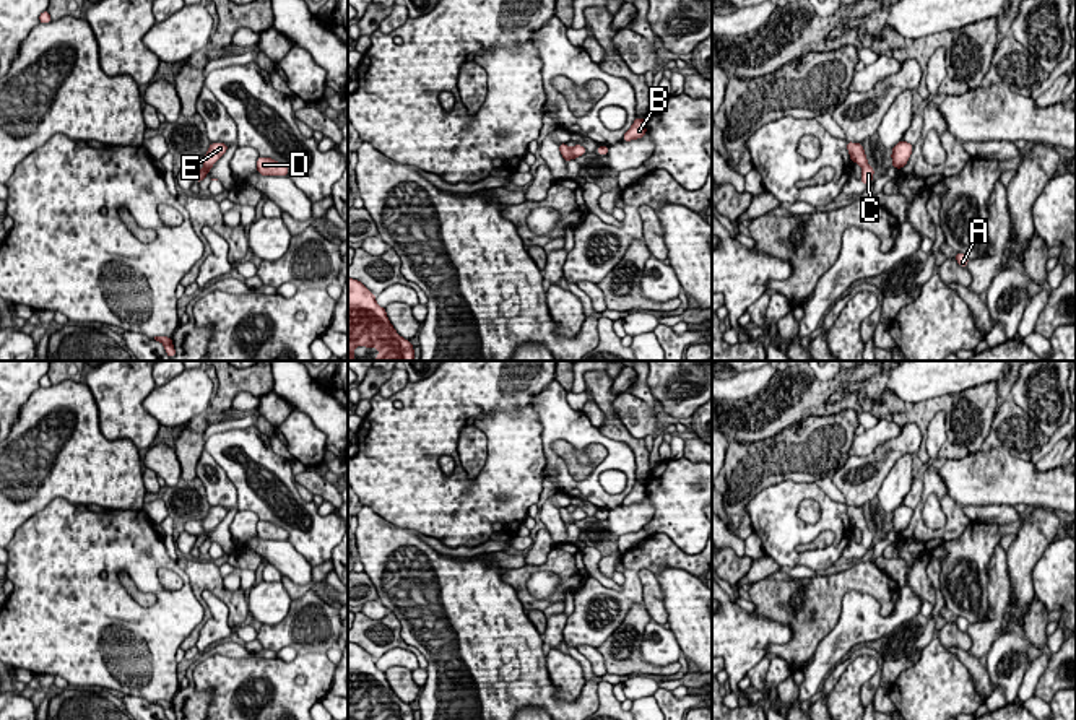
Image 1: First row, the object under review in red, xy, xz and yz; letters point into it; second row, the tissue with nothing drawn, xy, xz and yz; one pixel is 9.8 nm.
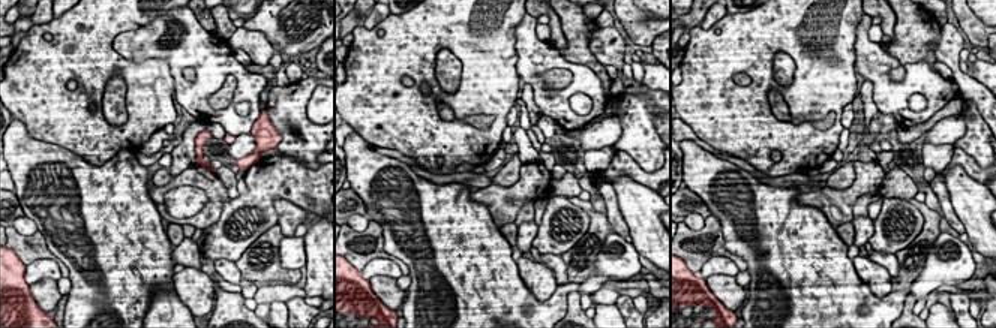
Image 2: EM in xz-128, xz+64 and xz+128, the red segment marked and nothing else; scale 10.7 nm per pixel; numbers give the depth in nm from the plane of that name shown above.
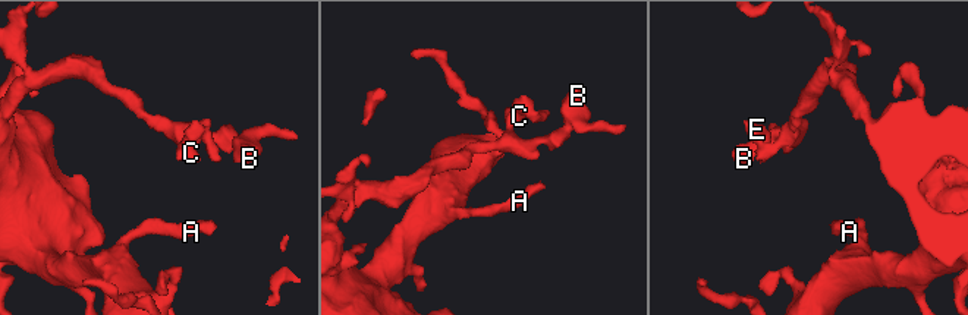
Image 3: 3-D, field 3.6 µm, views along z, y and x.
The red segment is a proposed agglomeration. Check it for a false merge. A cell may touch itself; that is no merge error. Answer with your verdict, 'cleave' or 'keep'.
keep

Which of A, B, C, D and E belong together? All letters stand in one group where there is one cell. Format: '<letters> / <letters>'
A B C D E

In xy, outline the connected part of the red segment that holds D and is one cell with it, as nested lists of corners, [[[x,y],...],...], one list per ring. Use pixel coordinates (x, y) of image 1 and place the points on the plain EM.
[[[260,520],[257,523],[257,535],[262,540],[288,540],[288,531],[271,522]]]

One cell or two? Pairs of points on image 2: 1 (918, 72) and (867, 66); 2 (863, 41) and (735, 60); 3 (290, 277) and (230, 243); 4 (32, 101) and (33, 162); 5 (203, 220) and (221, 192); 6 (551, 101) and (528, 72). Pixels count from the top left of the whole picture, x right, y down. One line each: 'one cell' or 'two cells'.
1: one cell
2: two cells
3: two cells
4: two cells
5: one cell
6: one cell

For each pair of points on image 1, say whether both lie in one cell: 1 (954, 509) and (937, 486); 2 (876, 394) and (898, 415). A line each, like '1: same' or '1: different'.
1: same
2: different

